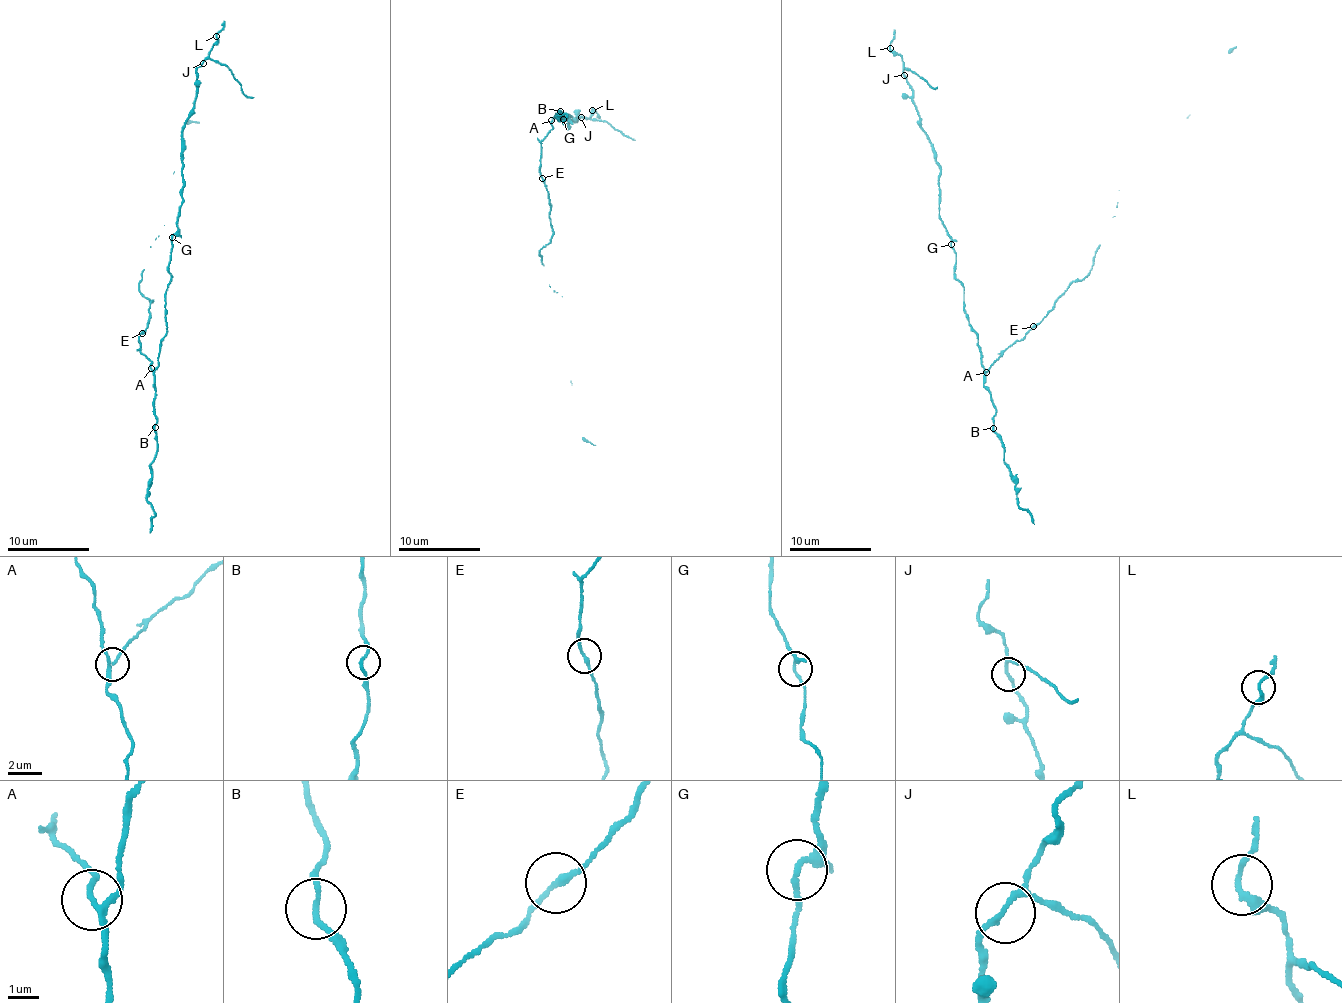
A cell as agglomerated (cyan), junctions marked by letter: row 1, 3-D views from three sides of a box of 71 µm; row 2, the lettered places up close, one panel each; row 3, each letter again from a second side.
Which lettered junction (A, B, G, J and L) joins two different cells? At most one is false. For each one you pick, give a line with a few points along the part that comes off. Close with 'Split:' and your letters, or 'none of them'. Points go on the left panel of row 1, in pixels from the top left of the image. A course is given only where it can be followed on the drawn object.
Split: none of them

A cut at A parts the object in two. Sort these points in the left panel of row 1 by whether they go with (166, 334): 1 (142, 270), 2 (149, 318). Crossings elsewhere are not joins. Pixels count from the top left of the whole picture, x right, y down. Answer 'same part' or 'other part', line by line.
1: other part
2: other part

